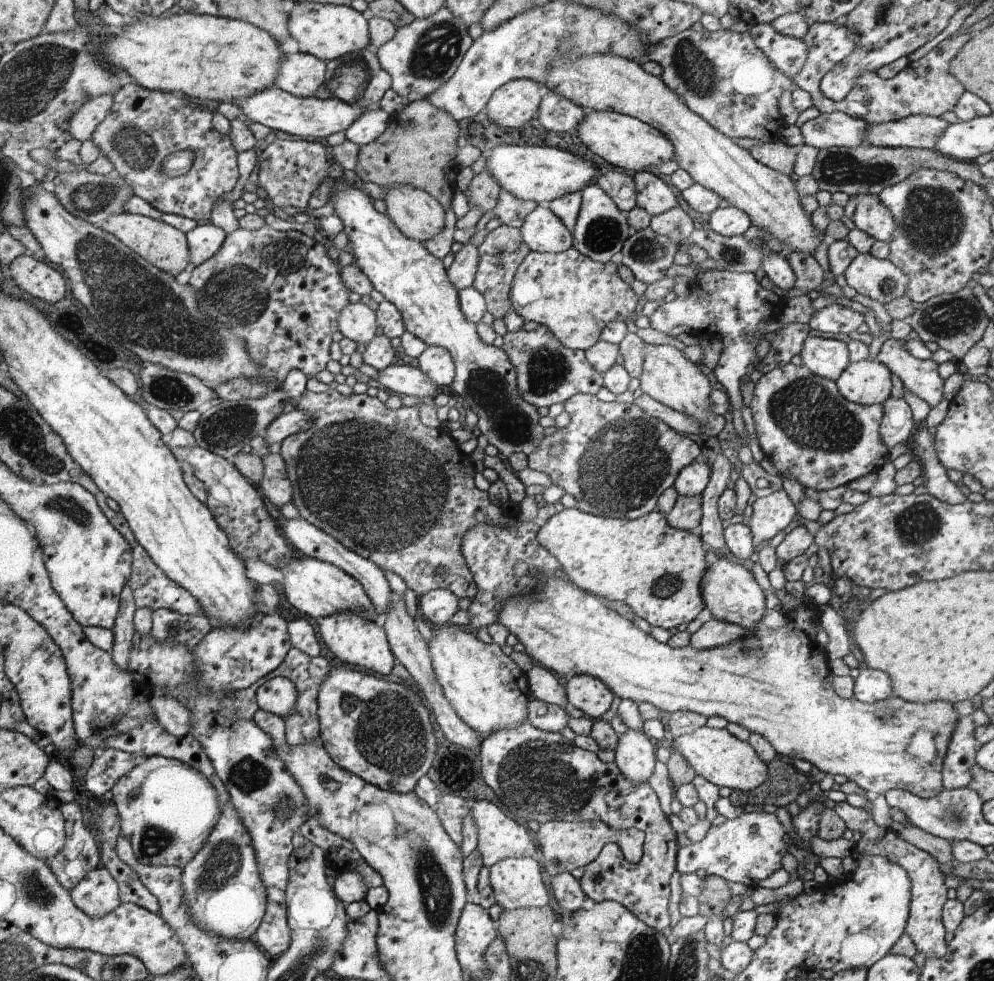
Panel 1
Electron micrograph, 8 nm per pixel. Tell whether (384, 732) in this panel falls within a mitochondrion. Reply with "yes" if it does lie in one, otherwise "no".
yes

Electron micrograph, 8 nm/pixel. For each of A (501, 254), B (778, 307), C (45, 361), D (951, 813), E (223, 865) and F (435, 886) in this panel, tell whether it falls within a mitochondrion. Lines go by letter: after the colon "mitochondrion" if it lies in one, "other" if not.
A: mitochondrion
B: other
C: other
D: mitochondrion
E: mitochondrion
F: mitochondrion

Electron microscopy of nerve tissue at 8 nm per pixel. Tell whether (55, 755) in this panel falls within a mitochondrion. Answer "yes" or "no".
no

